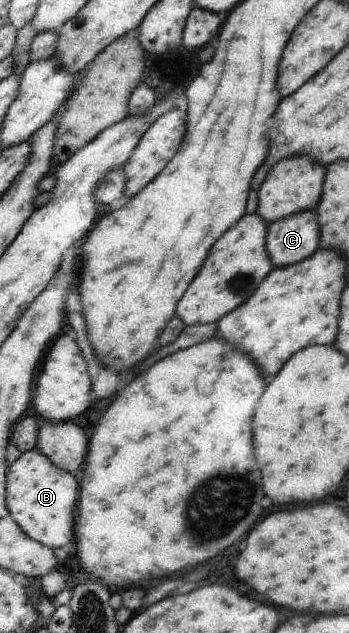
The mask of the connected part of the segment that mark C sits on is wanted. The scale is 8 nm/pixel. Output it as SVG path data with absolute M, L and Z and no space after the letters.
M316 210L292 214L290 218L269 224L267 237L274 268L288 268L314 256L321 246L321 226Z

